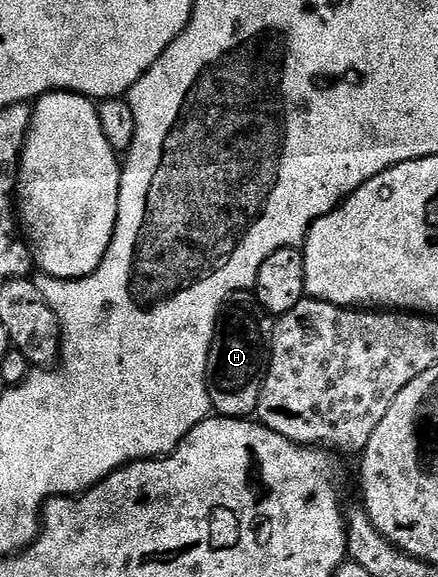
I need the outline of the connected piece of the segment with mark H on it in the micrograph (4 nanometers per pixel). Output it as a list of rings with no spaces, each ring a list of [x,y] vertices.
[[[241,293],[231,296],[224,304],[218,323],[208,354],[208,396],[212,411],[225,419],[255,416],[262,385],[268,376],[276,319],[257,301],[255,294]]]

